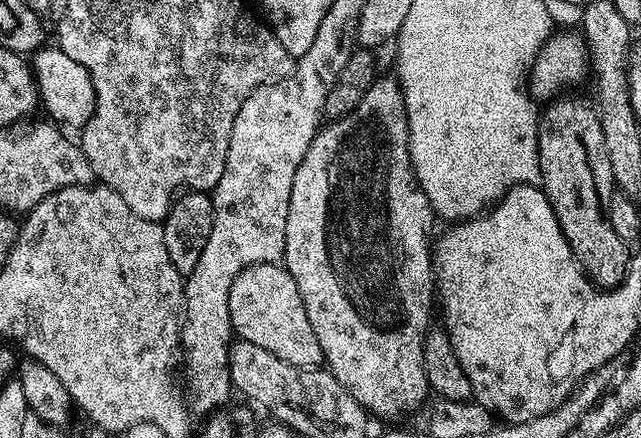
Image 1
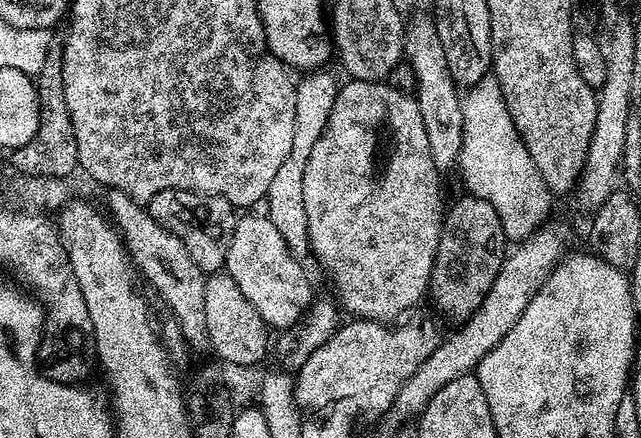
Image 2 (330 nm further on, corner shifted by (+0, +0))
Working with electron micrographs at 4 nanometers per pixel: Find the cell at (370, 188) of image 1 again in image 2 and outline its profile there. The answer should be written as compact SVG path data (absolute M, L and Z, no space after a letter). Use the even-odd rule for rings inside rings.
M349 79L347 83L341 83L336 89L328 124L324 127L318 142L314 142L314 150L310 150L310 158L306 162L306 175L302 178L302 206L306 206L308 246L311 255L313 257L316 255L321 270L328 275L328 280L336 291L335 299L345 313L352 312L348 314L362 320L377 320L379 324L388 324L401 314L411 313L415 309L412 307L419 302L420 295L428 292L428 283L432 280L432 267L440 241L440 231L446 215L446 203L444 204L443 198L440 197L442 173L434 166L434 158L430 158L430 142L426 138L426 126L422 126L422 110L418 110L415 95L404 92L401 88L393 88L387 82Z

